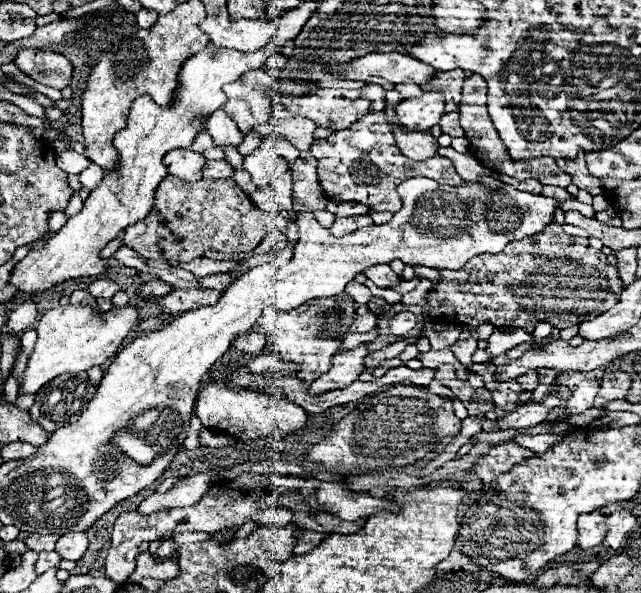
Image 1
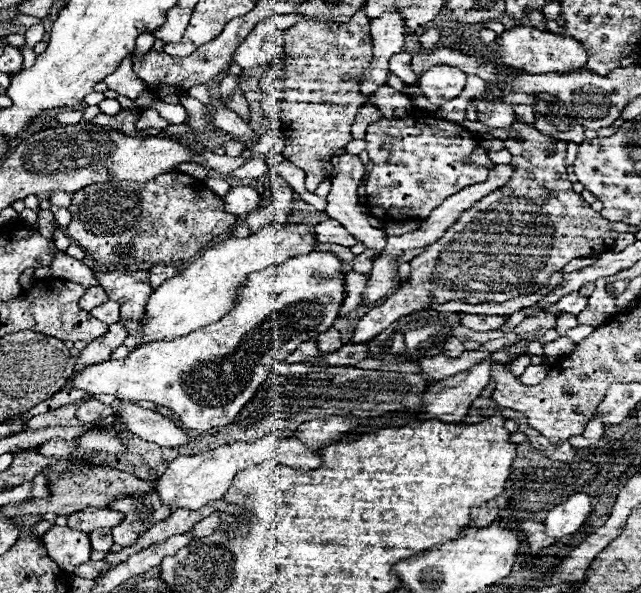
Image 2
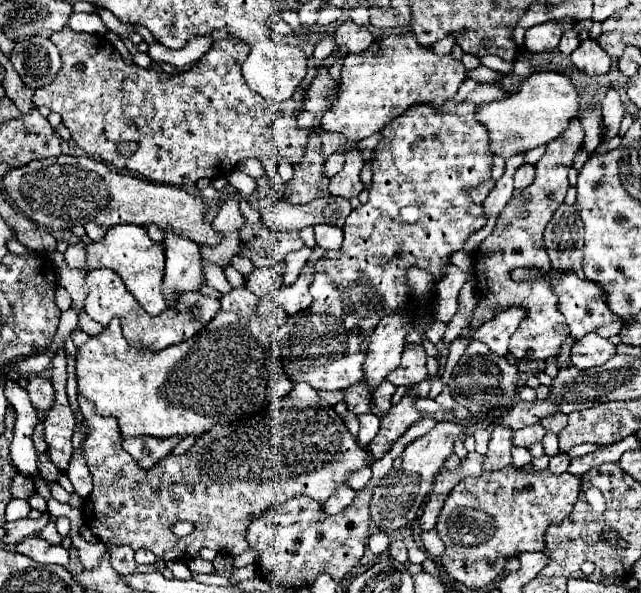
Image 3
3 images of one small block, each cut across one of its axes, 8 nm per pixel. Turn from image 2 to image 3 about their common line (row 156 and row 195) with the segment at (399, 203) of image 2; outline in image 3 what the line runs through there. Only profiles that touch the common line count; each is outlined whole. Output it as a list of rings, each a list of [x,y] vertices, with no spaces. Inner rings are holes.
[[[464,80],[464,84],[460,86],[460,90],[452,96],[452,100],[446,100],[446,104],[438,110],[432,108],[432,104],[416,104],[414,108],[410,108],[410,112],[404,112],[402,116],[398,116],[398,120],[386,124],[386,128],[382,128],[380,136],[382,140],[378,142],[378,146],[374,148],[374,158],[372,158],[372,172],[374,172],[374,178],[372,178],[372,190],[370,190],[370,200],[368,204],[352,210],[352,214],[346,218],[346,224],[344,224],[344,244],[340,250],[336,252],[326,252],[318,262],[316,262],[316,278],[312,282],[312,304],[310,308],[306,308],[306,312],[298,312],[294,316],[288,316],[288,320],[282,324],[282,328],[278,328],[274,334],[272,334],[272,350],[276,352],[276,356],[282,360],[282,366],[284,366],[284,372],[286,372],[286,378],[290,382],[306,382],[310,384],[314,390],[340,390],[340,388],[346,388],[350,384],[356,384],[362,380],[362,362],[364,362],[364,354],[366,354],[366,344],[368,344],[368,338],[370,334],[374,332],[374,328],[378,326],[378,320],[390,312],[398,312],[405,306],[408,306],[408,302],[412,300],[412,292],[408,288],[408,278],[406,278],[406,272],[408,268],[422,268],[426,272],[430,272],[434,276],[436,282],[442,280],[444,276],[444,266],[450,264],[450,256],[458,250],[464,248],[466,240],[470,238],[470,234],[478,232],[480,228],[484,228],[486,224],[486,214],[482,210],[482,204],[474,204],[470,194],[468,194],[468,188],[470,186],[476,186],[484,180],[490,180],[490,164],[492,164],[492,154],[488,152],[488,132],[486,128],[482,128],[482,124],[474,122],[474,112],[478,108],[478,104],[490,103],[492,100],[502,100],[506,96],[506,92],[502,88],[498,88],[496,84],[480,84],[480,82],[474,82],[474,80]]]

